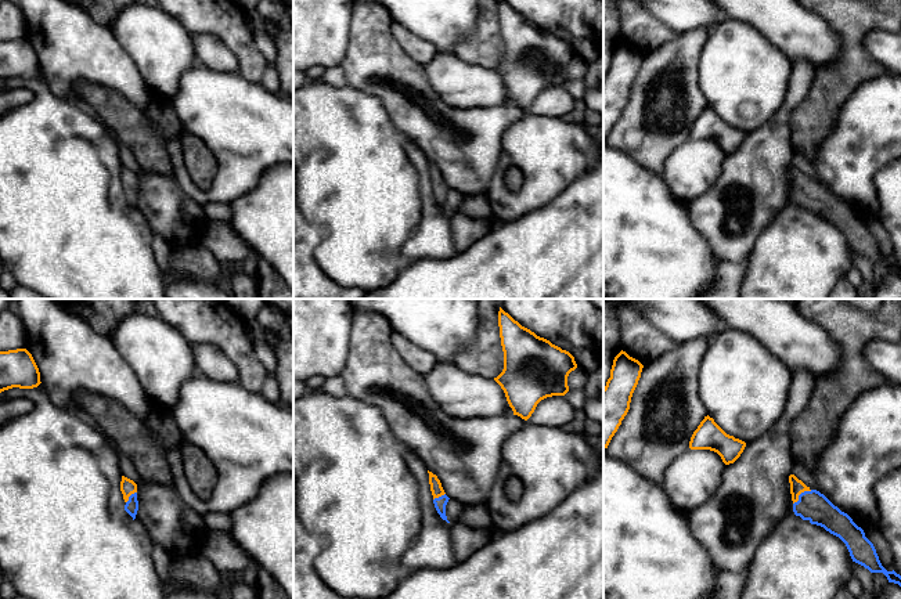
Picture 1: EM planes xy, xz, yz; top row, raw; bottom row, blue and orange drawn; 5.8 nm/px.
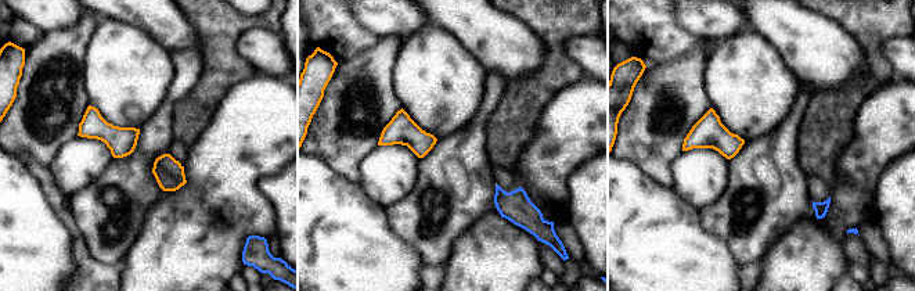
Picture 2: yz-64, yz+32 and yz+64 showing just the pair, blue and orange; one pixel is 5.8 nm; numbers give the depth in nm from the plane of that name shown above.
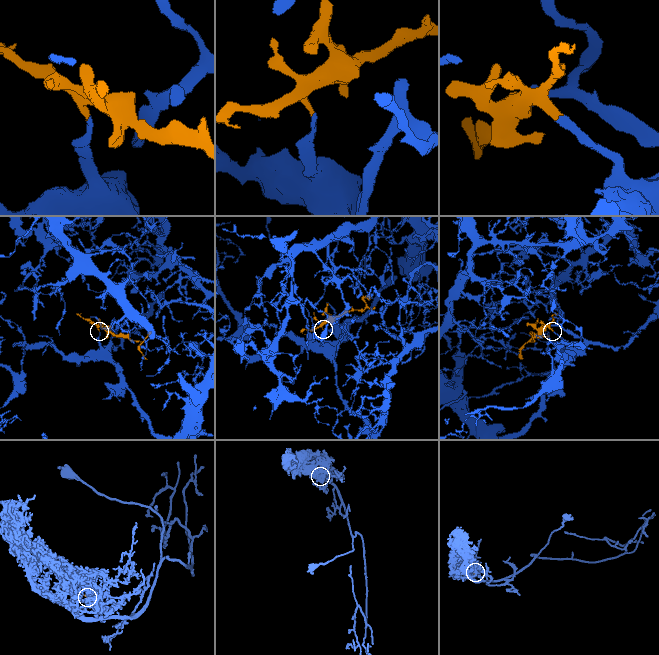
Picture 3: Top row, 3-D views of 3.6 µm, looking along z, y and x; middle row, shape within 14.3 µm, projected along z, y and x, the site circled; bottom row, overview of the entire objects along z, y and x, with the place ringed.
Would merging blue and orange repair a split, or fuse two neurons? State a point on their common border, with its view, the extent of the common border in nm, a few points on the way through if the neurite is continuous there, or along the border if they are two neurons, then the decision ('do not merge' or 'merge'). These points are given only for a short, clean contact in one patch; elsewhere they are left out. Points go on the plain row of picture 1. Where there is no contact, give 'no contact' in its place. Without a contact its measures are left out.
contact yz (800, 184); length 140 nm; way yz (813, 195), (800, 184), (796, 176); merge

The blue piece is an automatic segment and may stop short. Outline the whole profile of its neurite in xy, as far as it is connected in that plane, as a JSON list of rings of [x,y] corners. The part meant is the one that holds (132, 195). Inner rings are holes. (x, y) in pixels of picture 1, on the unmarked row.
[[[122,166],[120,181],[122,181],[123,190],[126,192],[125,201],[134,210],[136,209],[136,205],[137,205],[137,201],[138,201],[137,174],[133,170]]]

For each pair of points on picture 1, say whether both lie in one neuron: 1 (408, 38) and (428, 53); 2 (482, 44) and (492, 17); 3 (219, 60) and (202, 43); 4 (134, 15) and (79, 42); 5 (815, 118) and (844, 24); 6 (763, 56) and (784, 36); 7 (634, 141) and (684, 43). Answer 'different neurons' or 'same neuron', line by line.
1: same neuron
2: same neuron
3: same neuron
4: different neurons
5: same neuron
6: different neurons
7: same neuron

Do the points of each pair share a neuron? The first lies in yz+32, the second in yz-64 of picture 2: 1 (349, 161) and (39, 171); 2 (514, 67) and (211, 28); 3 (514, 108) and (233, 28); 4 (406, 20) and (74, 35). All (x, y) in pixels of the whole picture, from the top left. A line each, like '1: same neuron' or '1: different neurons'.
1: different neurons
2: different neurons
3: same neuron
4: different neurons

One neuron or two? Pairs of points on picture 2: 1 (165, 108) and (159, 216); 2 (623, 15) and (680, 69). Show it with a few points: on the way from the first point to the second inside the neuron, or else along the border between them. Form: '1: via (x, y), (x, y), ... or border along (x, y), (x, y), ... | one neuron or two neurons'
1: border along (162, 190), (162, 194), (147, 211), (143, 223) | two neurons
2: border along (699, 45), (695, 45), (676, 58), (647, 67) | two neurons

